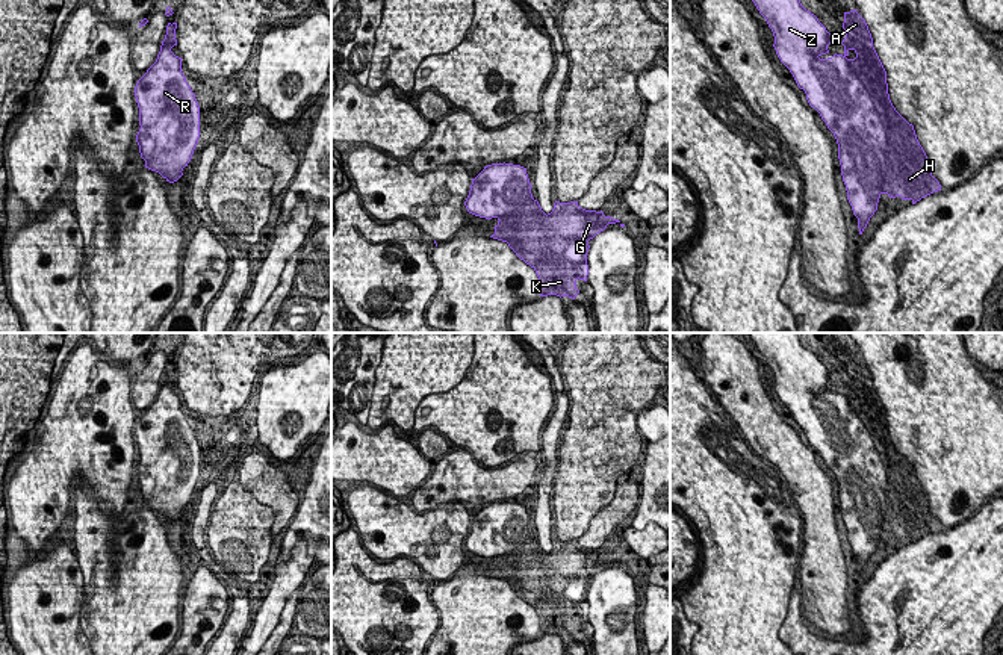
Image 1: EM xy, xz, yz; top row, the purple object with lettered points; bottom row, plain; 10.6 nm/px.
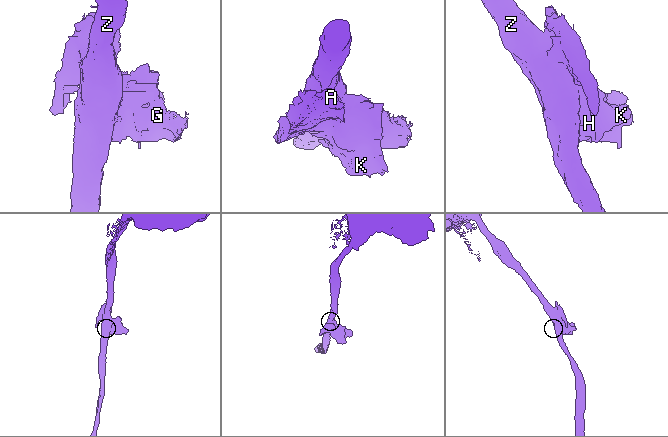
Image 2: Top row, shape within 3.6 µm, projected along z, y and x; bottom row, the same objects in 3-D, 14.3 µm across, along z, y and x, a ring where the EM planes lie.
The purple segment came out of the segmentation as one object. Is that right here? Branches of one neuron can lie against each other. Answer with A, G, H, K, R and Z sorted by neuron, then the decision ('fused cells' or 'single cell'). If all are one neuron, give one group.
groups A G H K R Z; single cell

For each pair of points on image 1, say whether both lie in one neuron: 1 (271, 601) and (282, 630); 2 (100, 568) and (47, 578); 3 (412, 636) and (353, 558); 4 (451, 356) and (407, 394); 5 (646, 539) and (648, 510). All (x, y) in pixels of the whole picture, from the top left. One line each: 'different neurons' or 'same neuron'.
1: different neurons
2: different neurons
3: same neuron
4: same neuron
5: different neurons

